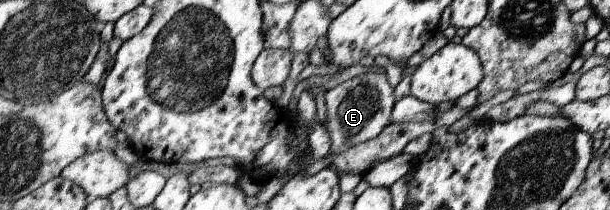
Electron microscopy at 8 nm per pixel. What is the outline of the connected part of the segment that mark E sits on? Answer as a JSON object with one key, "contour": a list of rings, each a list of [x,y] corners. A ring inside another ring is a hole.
{"contour":[[[368,72],[366,75],[353,77],[325,93],[326,110],[325,130],[329,132],[331,146],[329,154],[341,154],[377,138],[385,126],[393,123],[391,111],[397,102],[394,88],[389,85],[385,73]]]}

